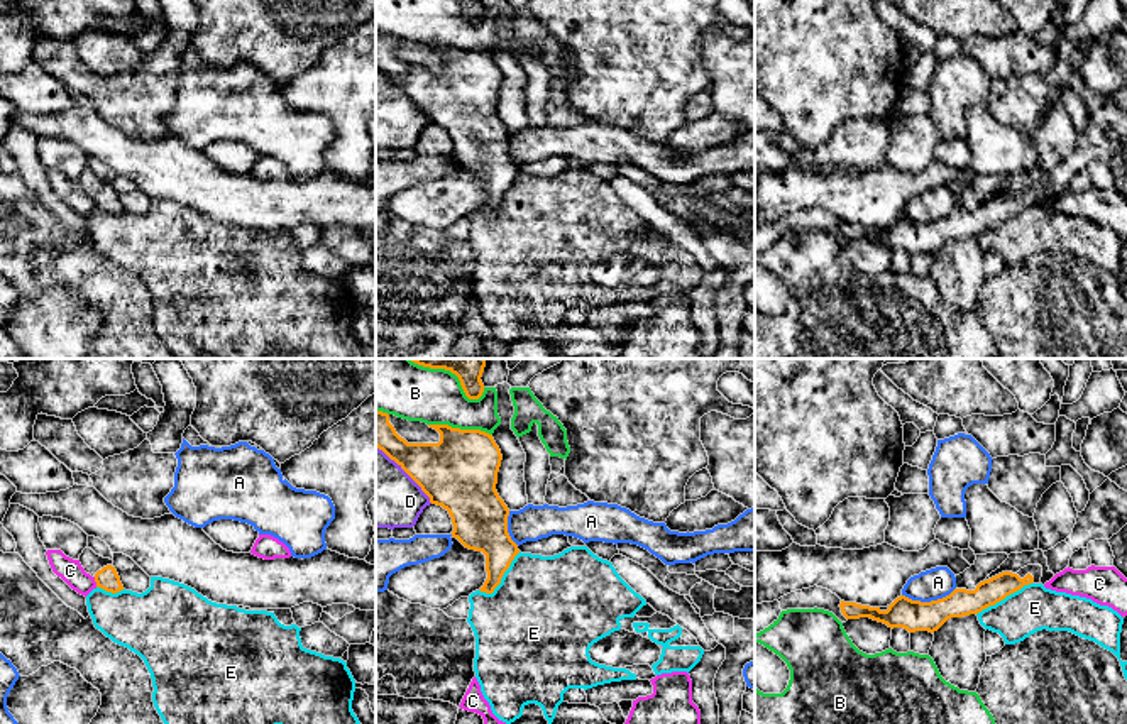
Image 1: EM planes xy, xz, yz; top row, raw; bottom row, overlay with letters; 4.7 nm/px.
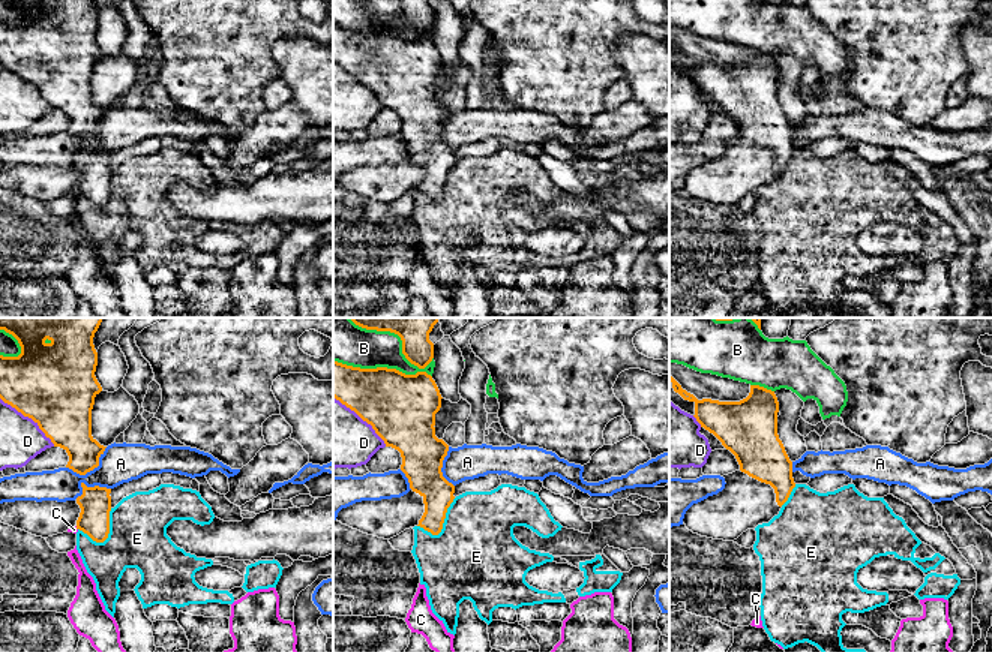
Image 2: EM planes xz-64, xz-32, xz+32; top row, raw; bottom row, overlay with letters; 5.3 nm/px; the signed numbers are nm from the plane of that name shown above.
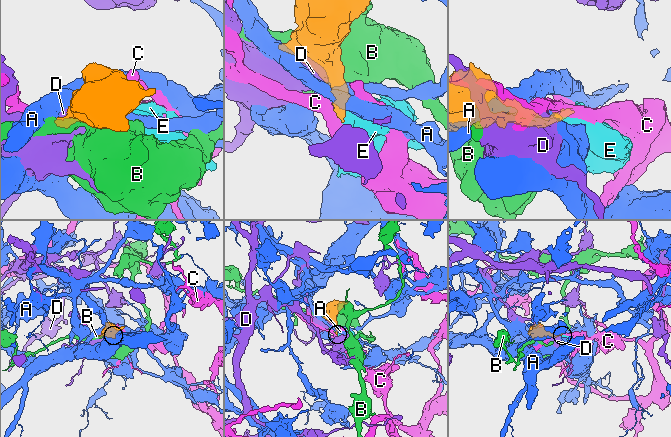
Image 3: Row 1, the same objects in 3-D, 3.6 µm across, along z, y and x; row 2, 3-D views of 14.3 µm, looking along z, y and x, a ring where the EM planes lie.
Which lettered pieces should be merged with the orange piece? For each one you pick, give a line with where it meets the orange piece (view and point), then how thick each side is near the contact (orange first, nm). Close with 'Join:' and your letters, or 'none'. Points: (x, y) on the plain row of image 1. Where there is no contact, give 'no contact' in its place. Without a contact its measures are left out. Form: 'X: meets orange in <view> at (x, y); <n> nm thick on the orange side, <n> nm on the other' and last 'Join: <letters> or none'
Join: none

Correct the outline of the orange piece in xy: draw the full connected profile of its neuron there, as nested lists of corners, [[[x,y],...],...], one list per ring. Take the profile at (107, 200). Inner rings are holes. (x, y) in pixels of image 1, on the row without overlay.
[[[88,167],[83,171],[78,181],[85,193],[95,200],[96,208],[112,215],[124,211],[120,198],[113,188],[113,181],[96,176]]]

